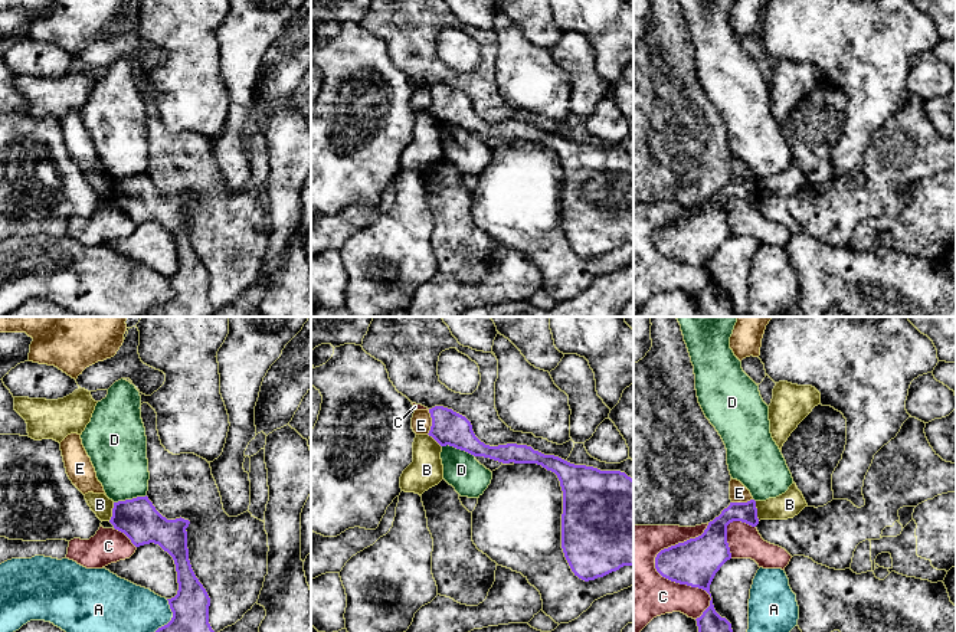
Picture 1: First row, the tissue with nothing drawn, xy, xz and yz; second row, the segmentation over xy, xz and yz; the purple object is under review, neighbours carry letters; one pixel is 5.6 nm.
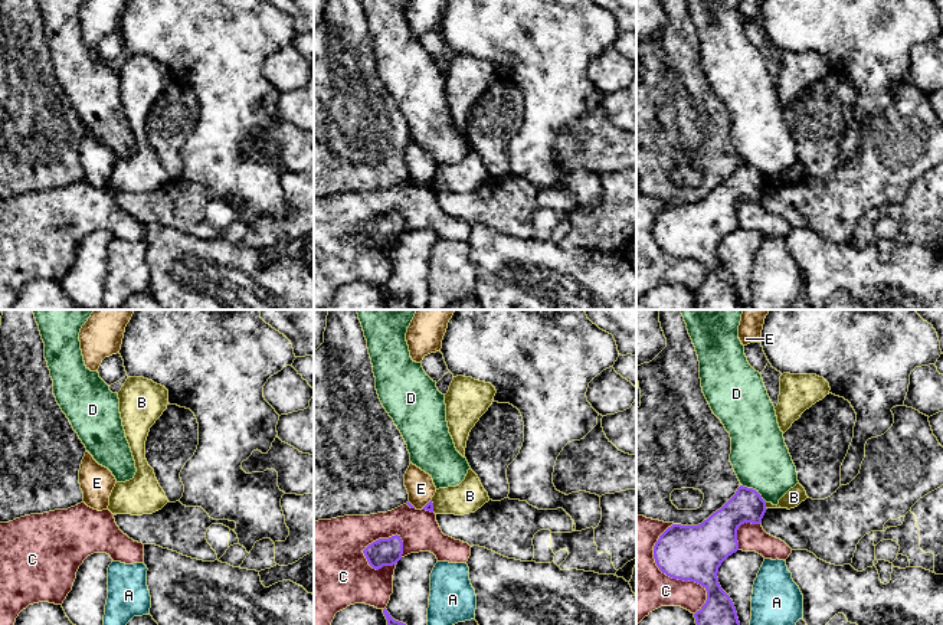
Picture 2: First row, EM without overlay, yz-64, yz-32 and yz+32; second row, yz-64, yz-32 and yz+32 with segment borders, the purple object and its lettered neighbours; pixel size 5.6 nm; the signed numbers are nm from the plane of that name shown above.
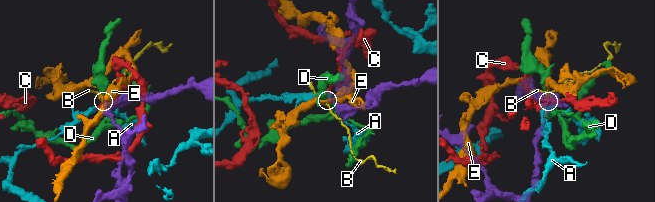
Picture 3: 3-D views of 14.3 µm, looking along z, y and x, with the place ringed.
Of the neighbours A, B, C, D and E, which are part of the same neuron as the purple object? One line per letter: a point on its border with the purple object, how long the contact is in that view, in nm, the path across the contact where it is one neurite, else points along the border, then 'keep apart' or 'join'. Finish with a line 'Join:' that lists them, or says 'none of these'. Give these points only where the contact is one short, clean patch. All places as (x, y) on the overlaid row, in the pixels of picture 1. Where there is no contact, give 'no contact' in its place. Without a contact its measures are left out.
A: contact xy (172, 618); length 200 nm; keep apart
B: contact yz (756, 511); length 110 nm; border yz (755, 501), (759, 520); keep apart
C: contact yz (660, 573); length 550 nm; keep apart
D: contact xy (130, 500); length 190 nm; border xy (146, 494), (114, 503); keep apart
E: contact xz (432, 422); length 140 nm; border xz (429, 411), (431, 429), (426, 434); keep apart
Join: none of these

